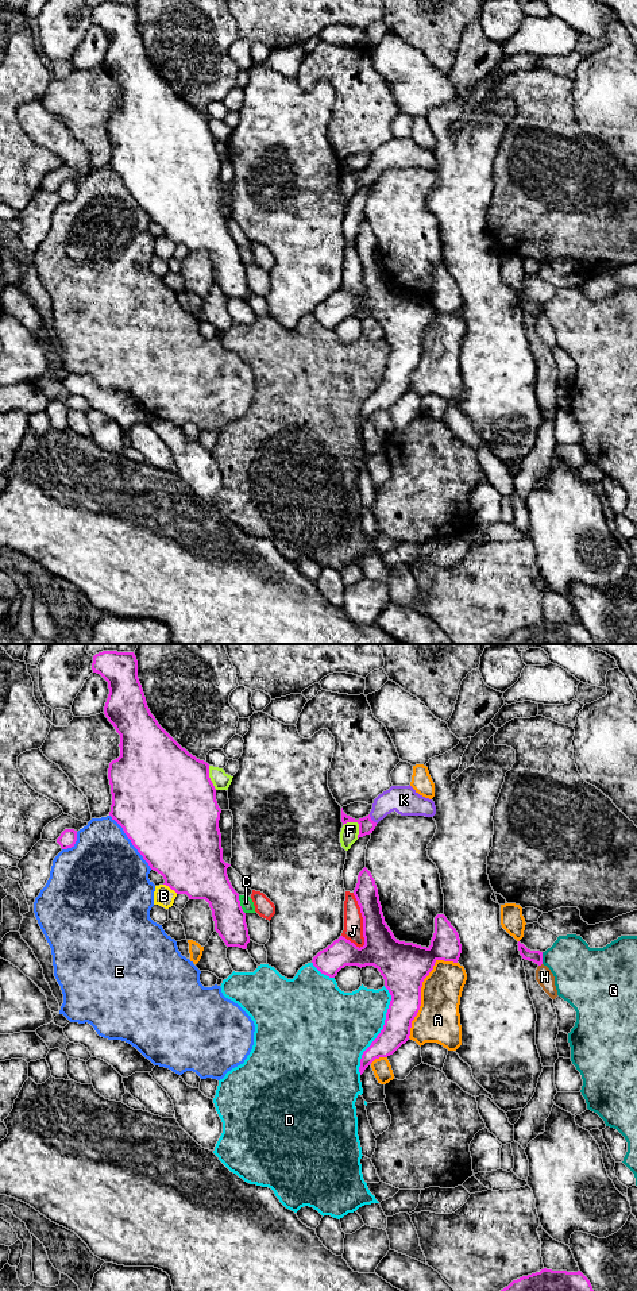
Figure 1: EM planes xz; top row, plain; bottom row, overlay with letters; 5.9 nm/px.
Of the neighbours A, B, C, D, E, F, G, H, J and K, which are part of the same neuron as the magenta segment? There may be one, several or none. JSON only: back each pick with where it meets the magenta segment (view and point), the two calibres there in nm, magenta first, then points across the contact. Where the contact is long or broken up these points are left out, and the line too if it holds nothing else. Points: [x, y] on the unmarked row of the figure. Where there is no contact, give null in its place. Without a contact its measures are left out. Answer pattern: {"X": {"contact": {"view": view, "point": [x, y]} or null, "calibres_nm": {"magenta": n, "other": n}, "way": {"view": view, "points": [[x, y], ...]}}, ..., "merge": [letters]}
{"K": {"contact": {"view": "xz", "point": [371, 172]}, "calibres_nm": {"magenta": 100, "other": 170}, "way": {"view": "xz", "points": [[366, 177], [371, 172], [392, 151], [404, 151]]}}, "merge": ["K"]}

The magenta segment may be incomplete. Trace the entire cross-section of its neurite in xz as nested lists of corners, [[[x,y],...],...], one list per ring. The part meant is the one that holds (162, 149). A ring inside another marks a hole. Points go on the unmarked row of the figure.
[[[99,4],[93,8],[92,22],[108,34],[109,46],[104,66],[120,86],[120,108],[112,112],[108,120],[112,146],[109,167],[123,180],[150,220],[163,228],[163,236],[177,246],[186,246],[189,251],[205,251],[212,262],[215,282],[225,297],[246,301],[250,294],[246,265],[240,258],[239,246],[227,227],[227,220],[231,216],[223,212],[219,181],[221,161],[216,153],[216,140],[209,130],[209,116],[182,100],[151,66],[138,30],[138,12],[134,4]]]

